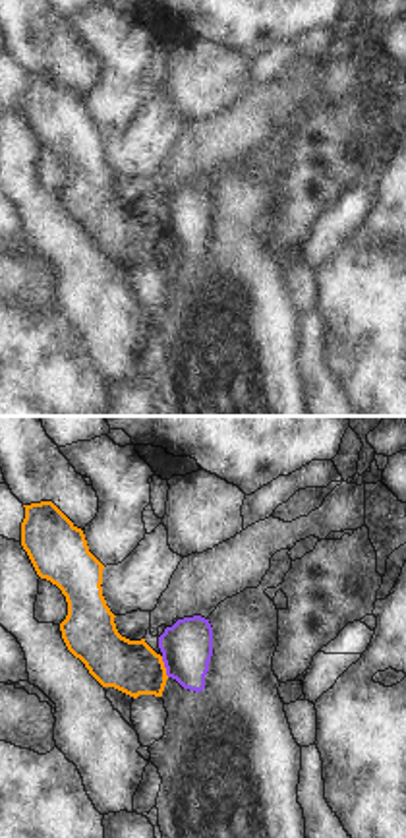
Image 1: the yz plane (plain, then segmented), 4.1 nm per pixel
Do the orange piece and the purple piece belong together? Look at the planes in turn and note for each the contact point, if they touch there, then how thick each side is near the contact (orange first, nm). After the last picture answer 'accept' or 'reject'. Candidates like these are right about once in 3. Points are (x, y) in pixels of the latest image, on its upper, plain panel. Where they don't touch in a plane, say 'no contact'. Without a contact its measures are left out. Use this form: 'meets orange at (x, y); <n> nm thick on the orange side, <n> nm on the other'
meets orange at (163, 233); 220 nm thick on the orange side, 220 nm on the other

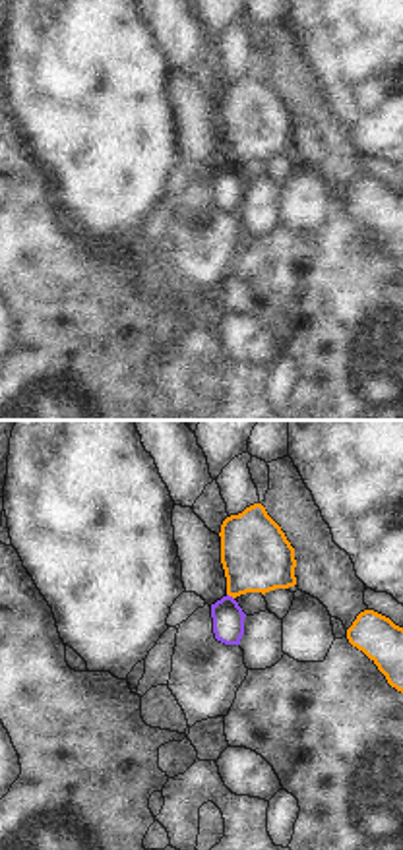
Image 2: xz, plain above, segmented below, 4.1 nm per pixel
meets orange at (231, 161); 300 nm thick on the orange side, 130 nm on the other

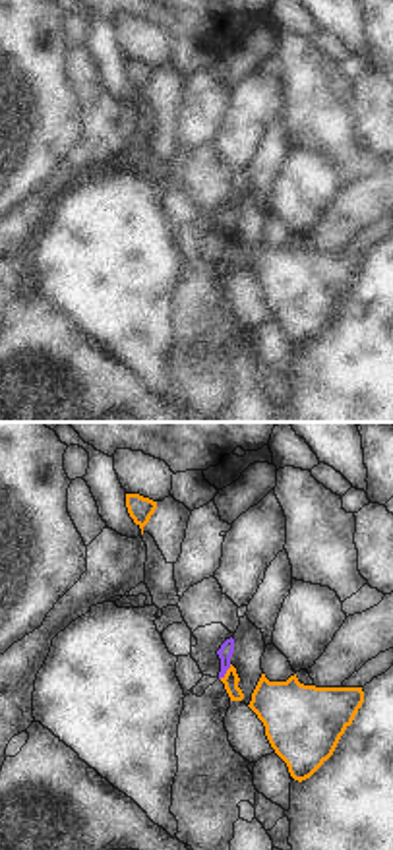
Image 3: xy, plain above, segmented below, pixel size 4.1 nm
meets orange at (227, 239); 70 nm thick on the orange side, 60 nm on the other

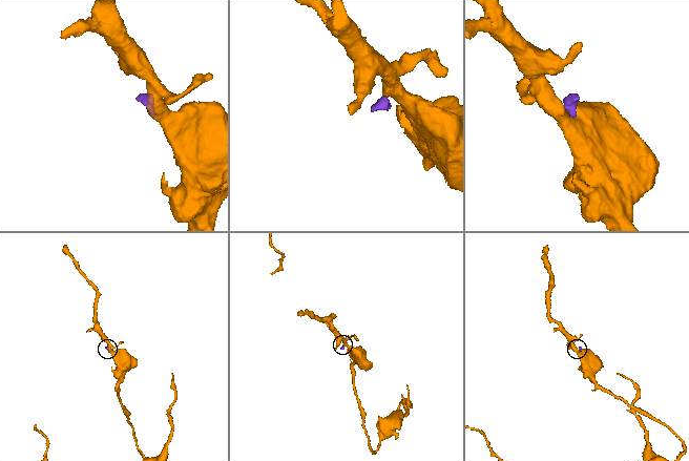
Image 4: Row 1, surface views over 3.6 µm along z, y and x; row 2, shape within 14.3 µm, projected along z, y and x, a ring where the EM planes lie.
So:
reject

